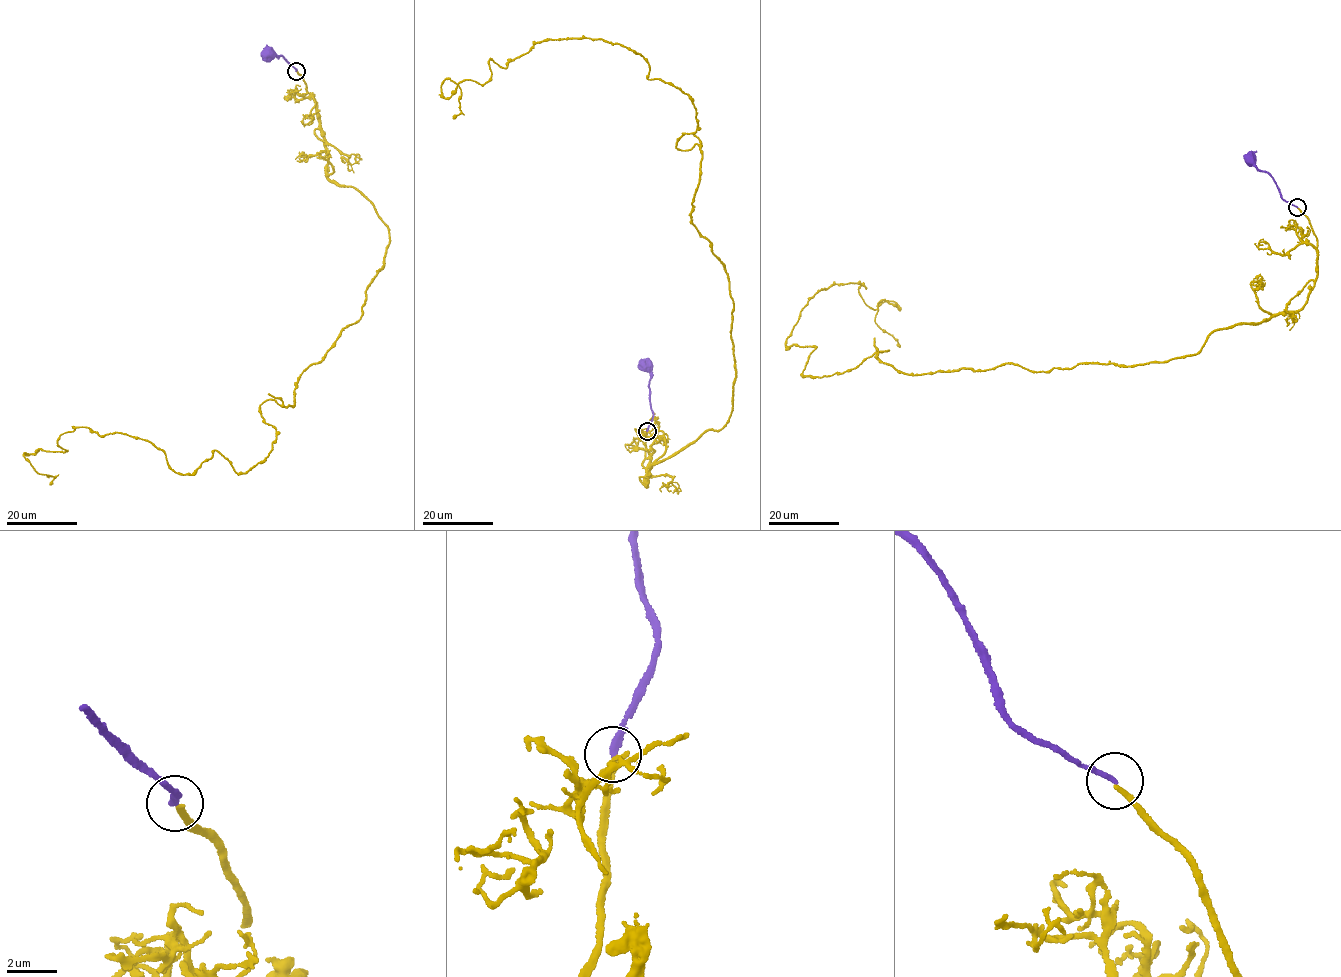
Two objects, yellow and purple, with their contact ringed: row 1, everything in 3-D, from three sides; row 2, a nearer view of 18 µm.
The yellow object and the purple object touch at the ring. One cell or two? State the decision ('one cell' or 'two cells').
two cells

